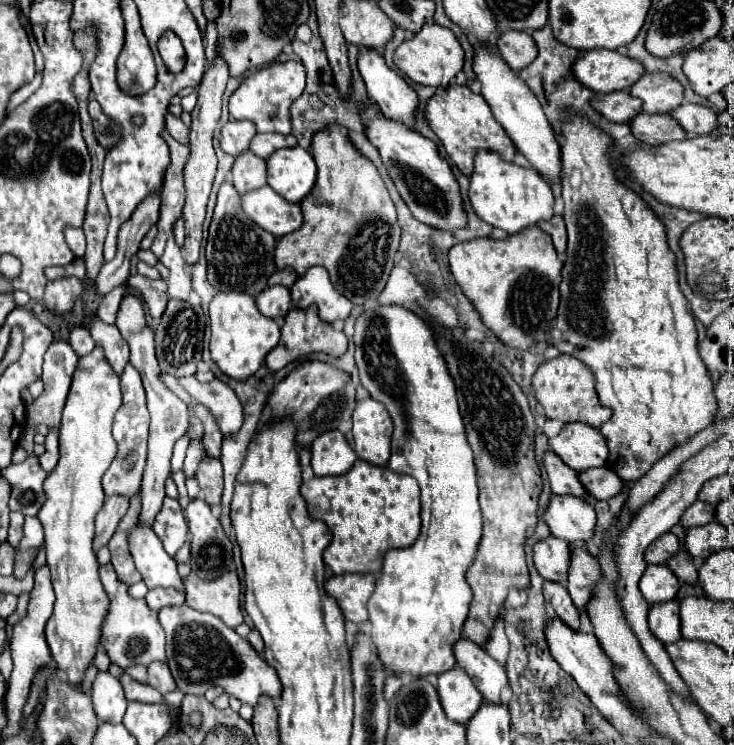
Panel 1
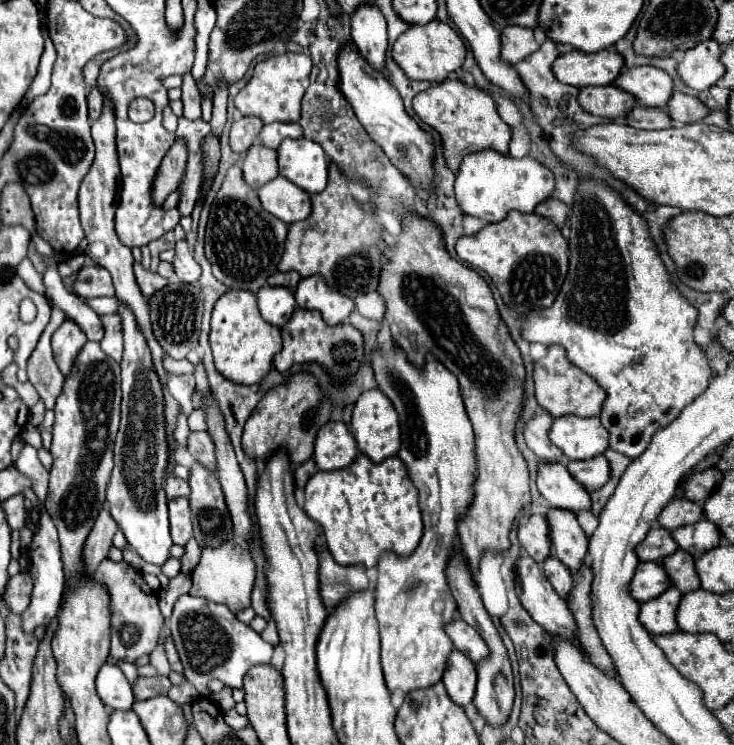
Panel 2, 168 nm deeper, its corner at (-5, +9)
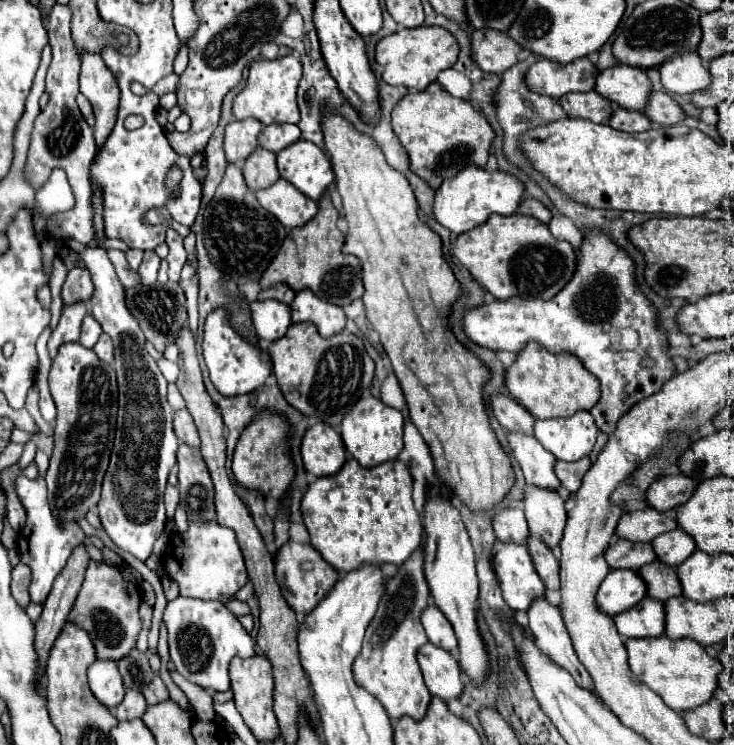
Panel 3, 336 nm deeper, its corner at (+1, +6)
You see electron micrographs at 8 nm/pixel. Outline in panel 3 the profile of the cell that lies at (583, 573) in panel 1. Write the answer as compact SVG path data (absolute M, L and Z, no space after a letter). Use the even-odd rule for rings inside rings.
M530 487L524 499L524 513L532 535L542 539L550 549L560 545L566 527L566 509L558 493Z

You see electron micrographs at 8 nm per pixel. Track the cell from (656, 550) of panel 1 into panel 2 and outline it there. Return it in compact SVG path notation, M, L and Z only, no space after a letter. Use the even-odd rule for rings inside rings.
M654 526L648 536L644 538L644 542L640 542L640 546L636 546L636 556L638 560L648 560L648 562L660 562L664 556L672 554L678 550L678 544L674 542L672 534L668 530L662 530L658 526Z

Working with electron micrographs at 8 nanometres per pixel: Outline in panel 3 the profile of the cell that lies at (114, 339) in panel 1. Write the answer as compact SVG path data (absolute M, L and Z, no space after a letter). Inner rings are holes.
M106 333L100 335L98 343L94 345L94 351L96 351L96 355L98 355L102 361L106 361L106 363L112 363L112 361L114 361L114 347L112 347L110 337L106 337Z

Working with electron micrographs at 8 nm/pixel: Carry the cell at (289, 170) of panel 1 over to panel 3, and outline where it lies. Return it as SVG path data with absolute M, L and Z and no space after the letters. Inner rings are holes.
M298 139L296 143L278 151L276 163L280 177L290 181L314 201L322 197L324 189L334 181L334 171L326 151L304 139Z

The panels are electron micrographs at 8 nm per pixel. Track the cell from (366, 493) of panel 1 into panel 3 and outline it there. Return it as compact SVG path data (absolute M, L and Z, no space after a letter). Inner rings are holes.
M352 457L344 467L330 477L318 477L302 497L302 519L310 533L312 547L334 567L344 573L360 569L362 565L402 565L422 541L420 513L412 503L412 475L402 461L386 461L376 467L362 467Z

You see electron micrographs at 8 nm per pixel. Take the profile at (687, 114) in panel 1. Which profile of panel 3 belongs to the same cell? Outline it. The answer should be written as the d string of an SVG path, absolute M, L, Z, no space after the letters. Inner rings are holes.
M656 91L650 95L650 103L644 113L650 117L652 123L658 123L662 127L678 125L686 119L682 107L668 93L656 93Z

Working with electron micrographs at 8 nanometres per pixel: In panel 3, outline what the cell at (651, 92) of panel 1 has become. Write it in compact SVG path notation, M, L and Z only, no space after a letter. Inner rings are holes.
M616 65L598 73L594 89L624 109L644 111L652 93L652 83L644 69Z

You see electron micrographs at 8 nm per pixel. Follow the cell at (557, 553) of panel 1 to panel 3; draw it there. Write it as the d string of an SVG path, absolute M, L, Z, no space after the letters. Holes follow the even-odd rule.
M504 509L494 517L494 533L498 541L526 545L530 531L522 509Z

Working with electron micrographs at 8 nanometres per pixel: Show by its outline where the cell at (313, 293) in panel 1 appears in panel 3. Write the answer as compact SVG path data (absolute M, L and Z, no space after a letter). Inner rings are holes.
M302 289L296 293L290 311L294 323L310 321L318 327L322 337L332 337L334 333L340 333L346 325L346 315L342 307L318 299L310 289Z

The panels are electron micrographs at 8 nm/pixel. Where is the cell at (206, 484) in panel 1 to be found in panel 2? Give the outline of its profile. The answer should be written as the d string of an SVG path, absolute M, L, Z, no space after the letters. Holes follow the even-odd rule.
M190 432L188 450L192 452L192 458L208 466L208 470L212 472L216 470L216 452L214 452L214 444L208 432Z

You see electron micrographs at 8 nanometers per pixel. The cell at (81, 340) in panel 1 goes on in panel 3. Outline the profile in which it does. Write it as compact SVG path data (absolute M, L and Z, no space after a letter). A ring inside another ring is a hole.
M86 315L82 321L82 335L80 335L80 343L84 347L94 347L98 337L102 333L102 327L98 325L98 321L94 321L92 315Z

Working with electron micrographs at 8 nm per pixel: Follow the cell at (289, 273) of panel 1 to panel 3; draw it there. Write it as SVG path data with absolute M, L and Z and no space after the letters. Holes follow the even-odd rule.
M278 283L278 285L274 285L274 287L262 289L260 295L258 295L258 299L260 299L260 301L264 301L264 299L278 299L278 301L284 301L284 303L290 305L290 301L294 299L294 295L296 295L296 293L294 293L288 285Z

